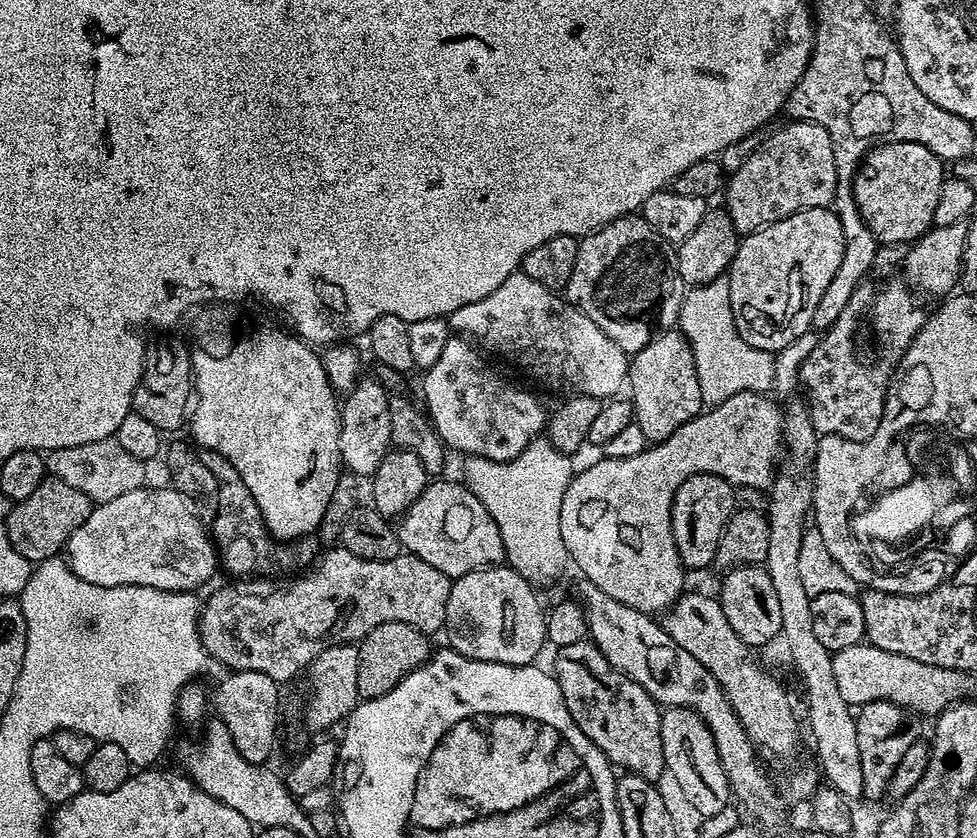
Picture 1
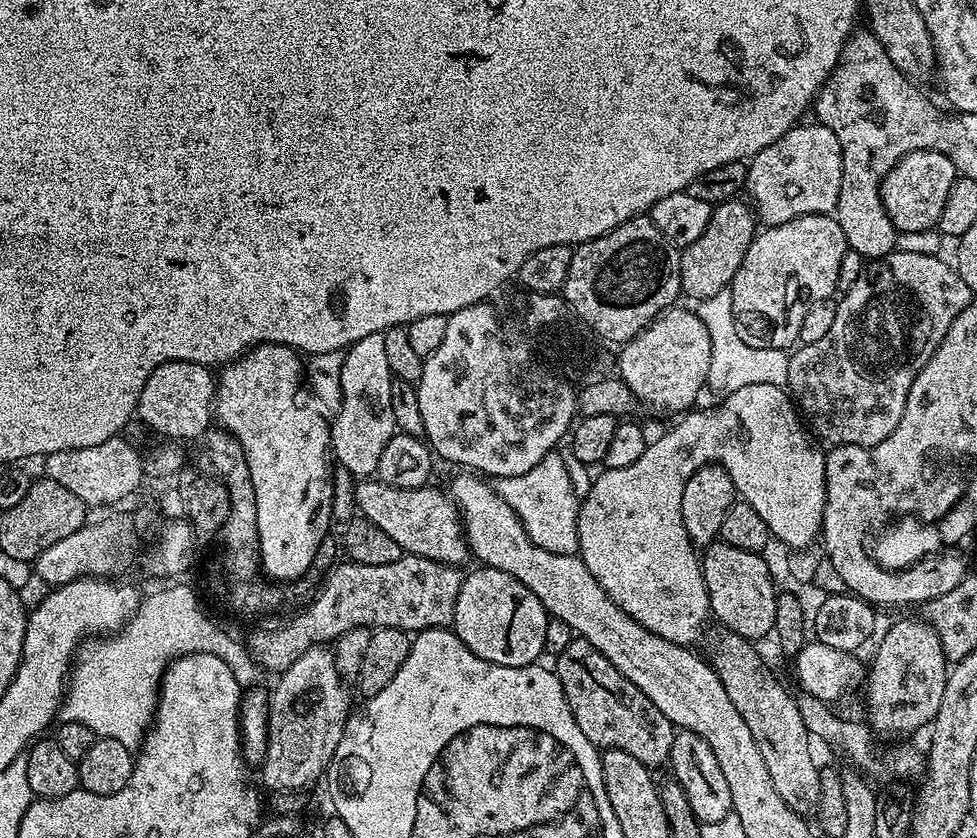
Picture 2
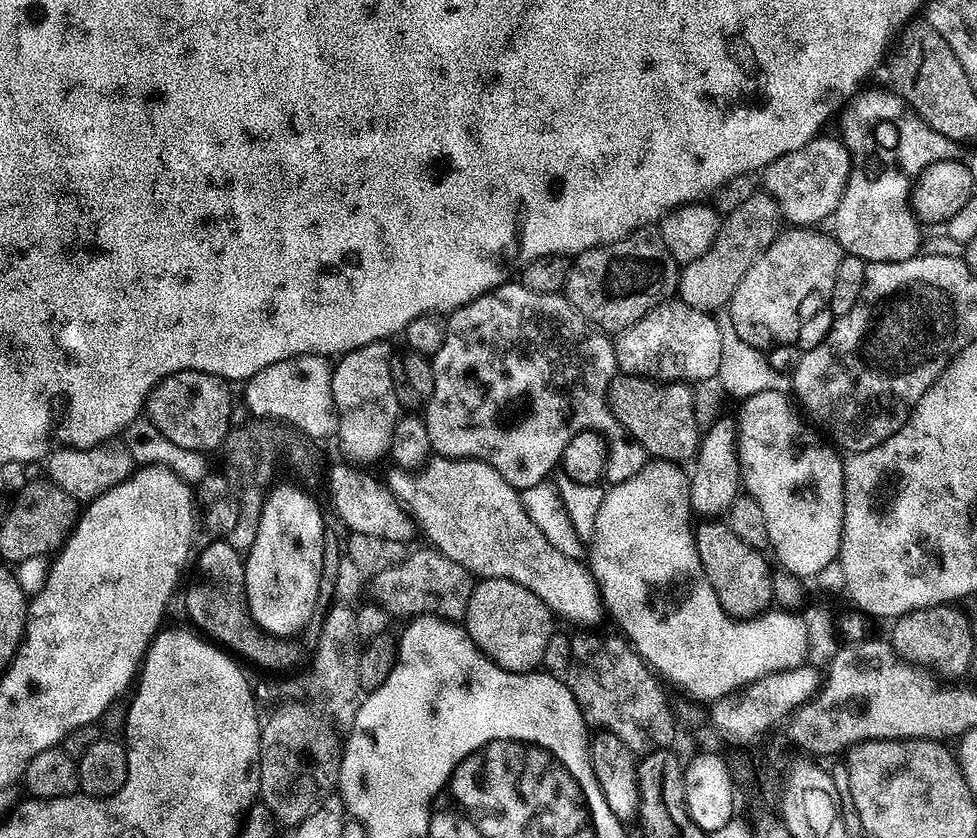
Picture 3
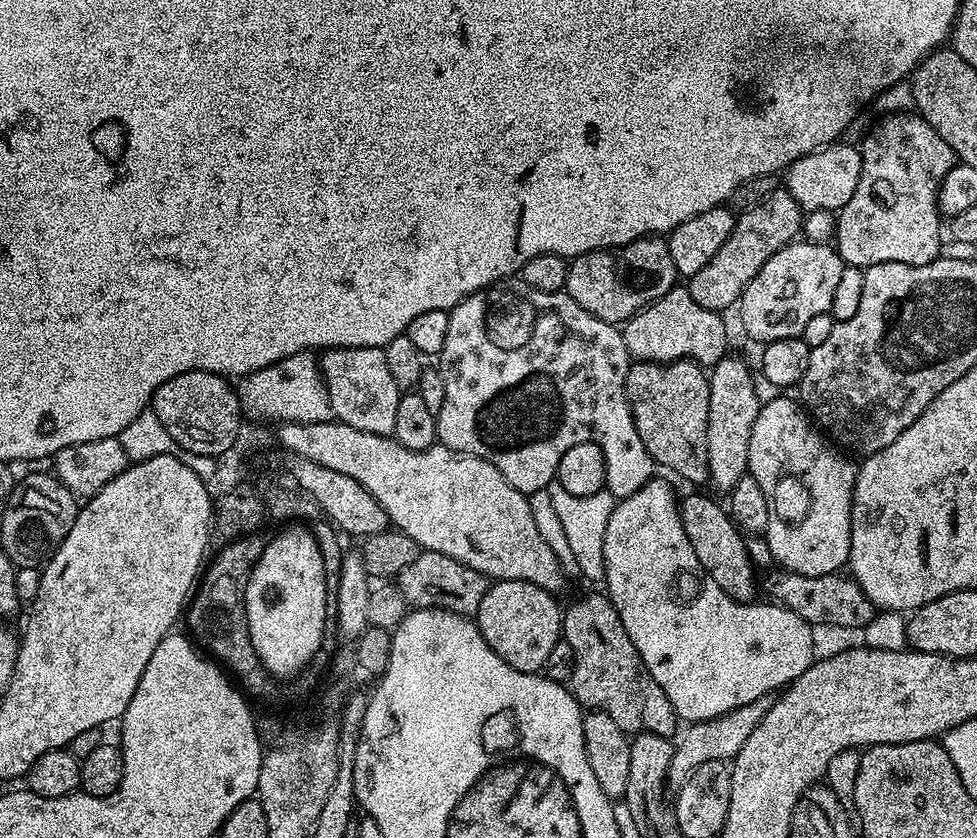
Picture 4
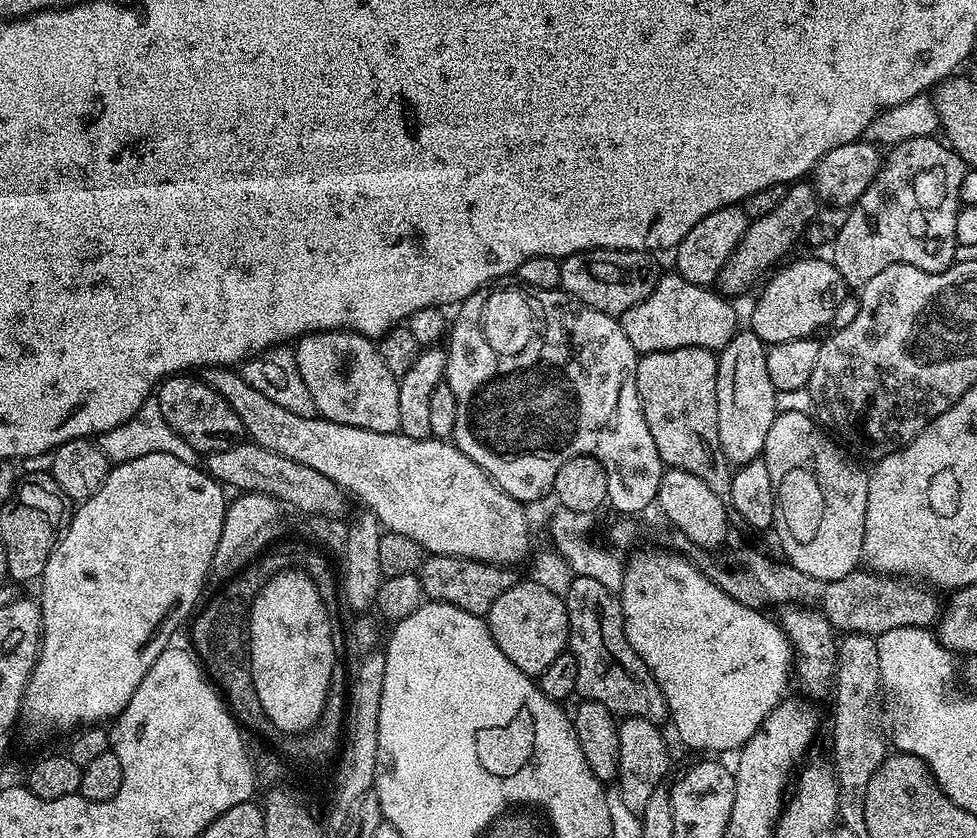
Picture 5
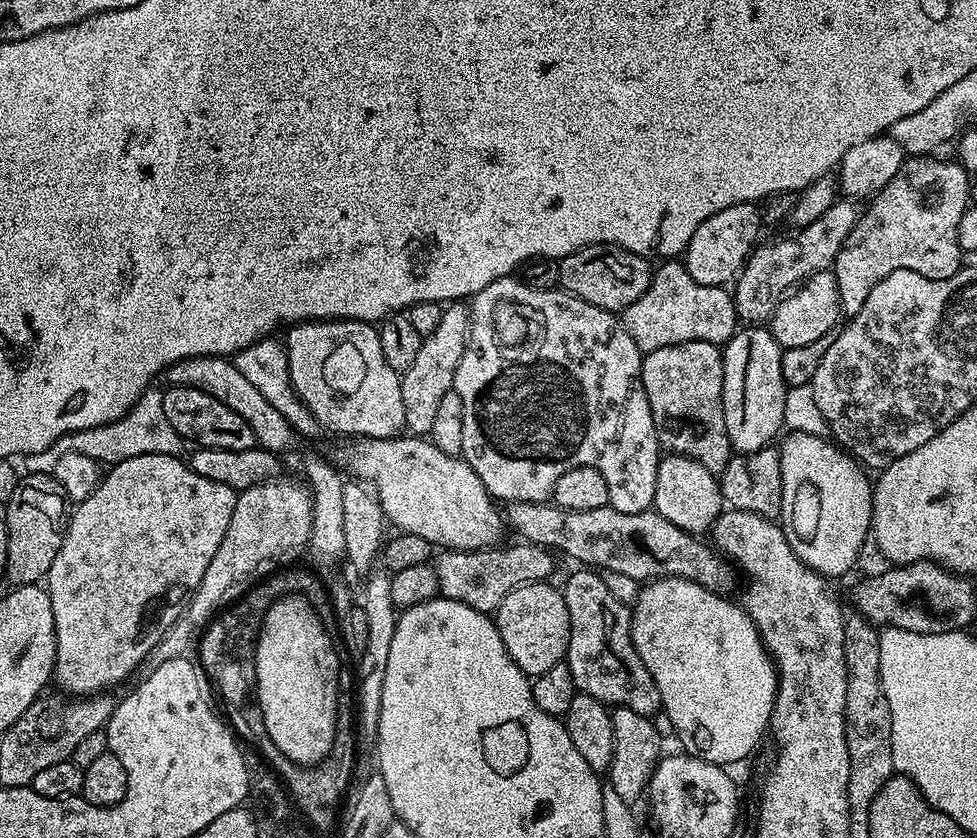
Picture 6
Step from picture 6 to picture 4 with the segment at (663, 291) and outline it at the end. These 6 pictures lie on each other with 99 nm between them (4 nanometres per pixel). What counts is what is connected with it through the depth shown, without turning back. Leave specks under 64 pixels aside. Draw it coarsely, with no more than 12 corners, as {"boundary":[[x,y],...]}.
{"boundary":[[687,287],[624,321],[636,362],[715,366],[729,351],[724,316]]}

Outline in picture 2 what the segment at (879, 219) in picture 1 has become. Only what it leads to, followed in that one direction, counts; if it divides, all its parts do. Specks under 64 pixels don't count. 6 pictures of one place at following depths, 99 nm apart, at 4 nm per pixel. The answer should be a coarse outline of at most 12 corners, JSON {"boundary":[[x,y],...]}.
{"boundary":[[946,154],[903,156],[880,190],[897,233],[930,231],[958,173]]}

